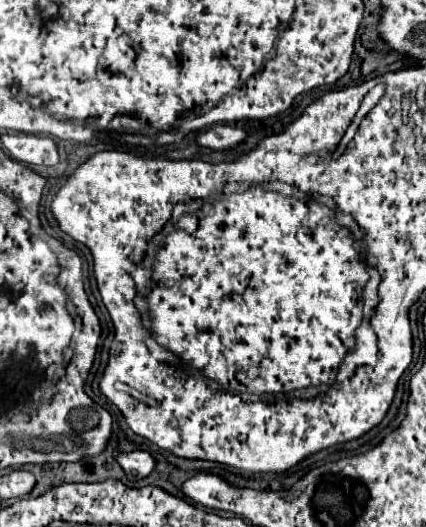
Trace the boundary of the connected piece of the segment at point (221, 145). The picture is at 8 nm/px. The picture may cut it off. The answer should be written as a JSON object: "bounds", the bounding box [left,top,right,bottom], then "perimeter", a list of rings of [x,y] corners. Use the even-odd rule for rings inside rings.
{"bounds":[198,125,246,149],"perimeter":[[[214,125],[210,127],[208,131],[200,133],[198,135],[198,143],[202,147],[208,147],[208,149],[230,149],[230,147],[236,147],[238,143],[242,143],[246,139],[246,133],[238,127],[230,127],[230,125]]]}

